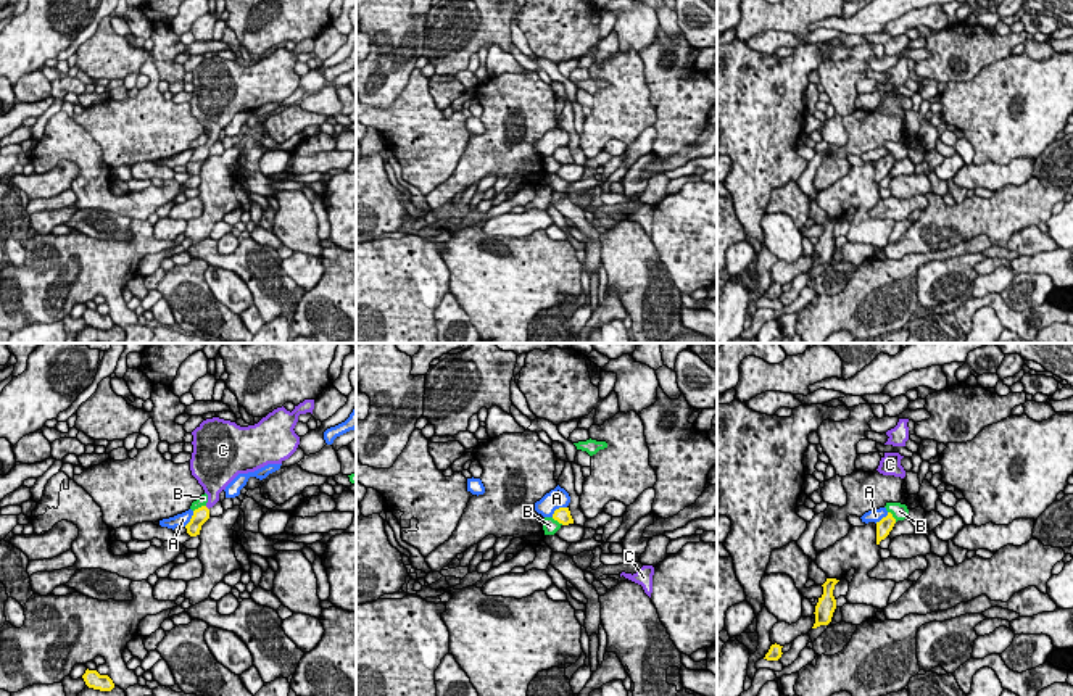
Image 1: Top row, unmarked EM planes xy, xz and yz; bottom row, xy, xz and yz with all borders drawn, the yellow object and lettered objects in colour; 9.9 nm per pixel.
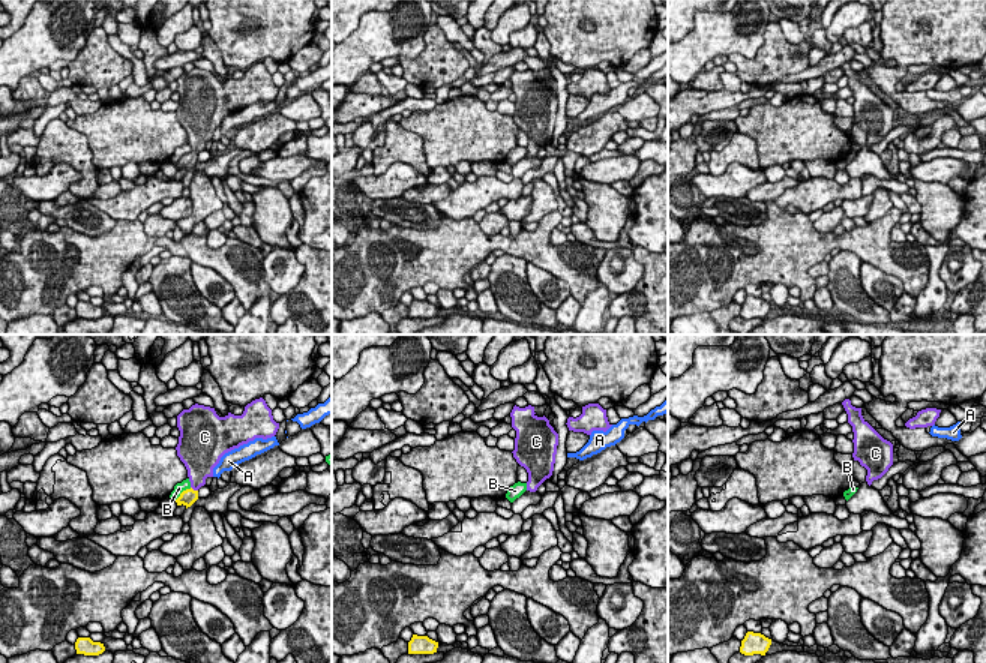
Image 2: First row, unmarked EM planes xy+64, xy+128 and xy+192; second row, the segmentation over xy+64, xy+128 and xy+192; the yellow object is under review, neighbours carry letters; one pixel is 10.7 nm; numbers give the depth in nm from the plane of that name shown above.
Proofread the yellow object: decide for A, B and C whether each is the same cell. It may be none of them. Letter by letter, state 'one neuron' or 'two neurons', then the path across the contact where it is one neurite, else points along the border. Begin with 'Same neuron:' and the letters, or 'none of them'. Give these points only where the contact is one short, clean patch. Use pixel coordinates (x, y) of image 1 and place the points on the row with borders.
Same neuron: C
A: two neurons; border xz (566, 506), (559, 506), (551, 516)
B: two neurons
C: one neuron; way xy (202, 514), (207, 508), (213, 498), (213, 484)

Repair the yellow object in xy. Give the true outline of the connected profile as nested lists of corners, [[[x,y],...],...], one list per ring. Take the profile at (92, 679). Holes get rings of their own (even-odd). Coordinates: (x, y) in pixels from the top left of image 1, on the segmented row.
[[[85,670],[82,675],[85,685],[100,691],[111,691],[114,688],[113,680],[108,675],[100,675],[97,670]]]

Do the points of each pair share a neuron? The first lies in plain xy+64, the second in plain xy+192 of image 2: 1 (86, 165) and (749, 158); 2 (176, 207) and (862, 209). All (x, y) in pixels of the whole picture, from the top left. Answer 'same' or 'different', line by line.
1: same
2: same

